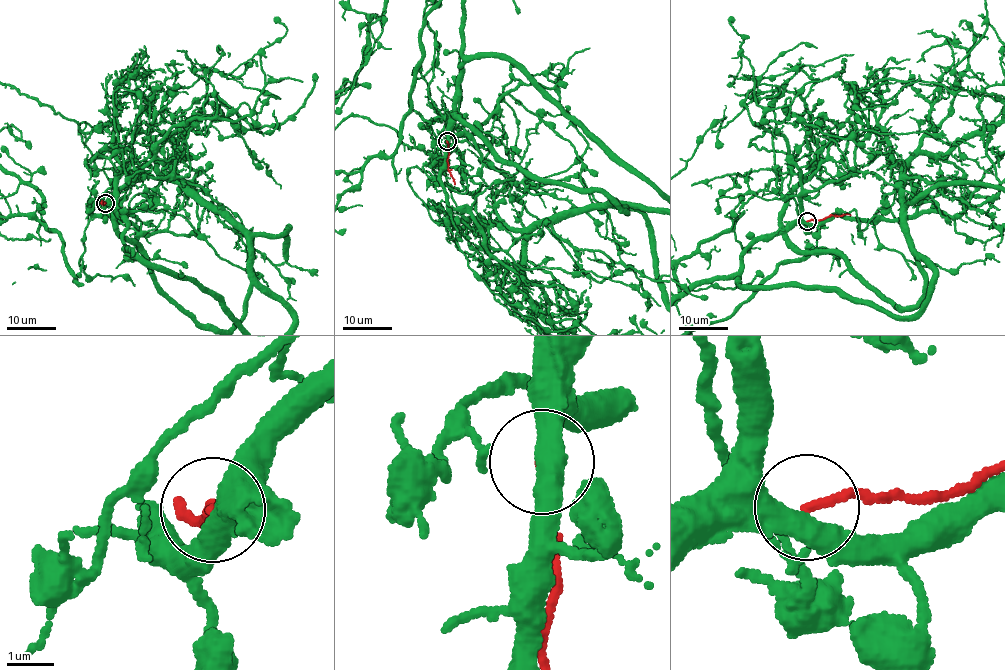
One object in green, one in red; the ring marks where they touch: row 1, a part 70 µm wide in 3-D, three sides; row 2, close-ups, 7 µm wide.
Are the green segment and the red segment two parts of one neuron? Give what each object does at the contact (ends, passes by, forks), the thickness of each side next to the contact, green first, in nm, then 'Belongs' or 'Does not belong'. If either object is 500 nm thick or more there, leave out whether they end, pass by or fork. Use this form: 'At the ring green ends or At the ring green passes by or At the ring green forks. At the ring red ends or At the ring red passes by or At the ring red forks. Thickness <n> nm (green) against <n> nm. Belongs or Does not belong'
At the ring green passes by. At the ring red ends. Thickness 480 nm (green) against 190 nm. Does not belong

